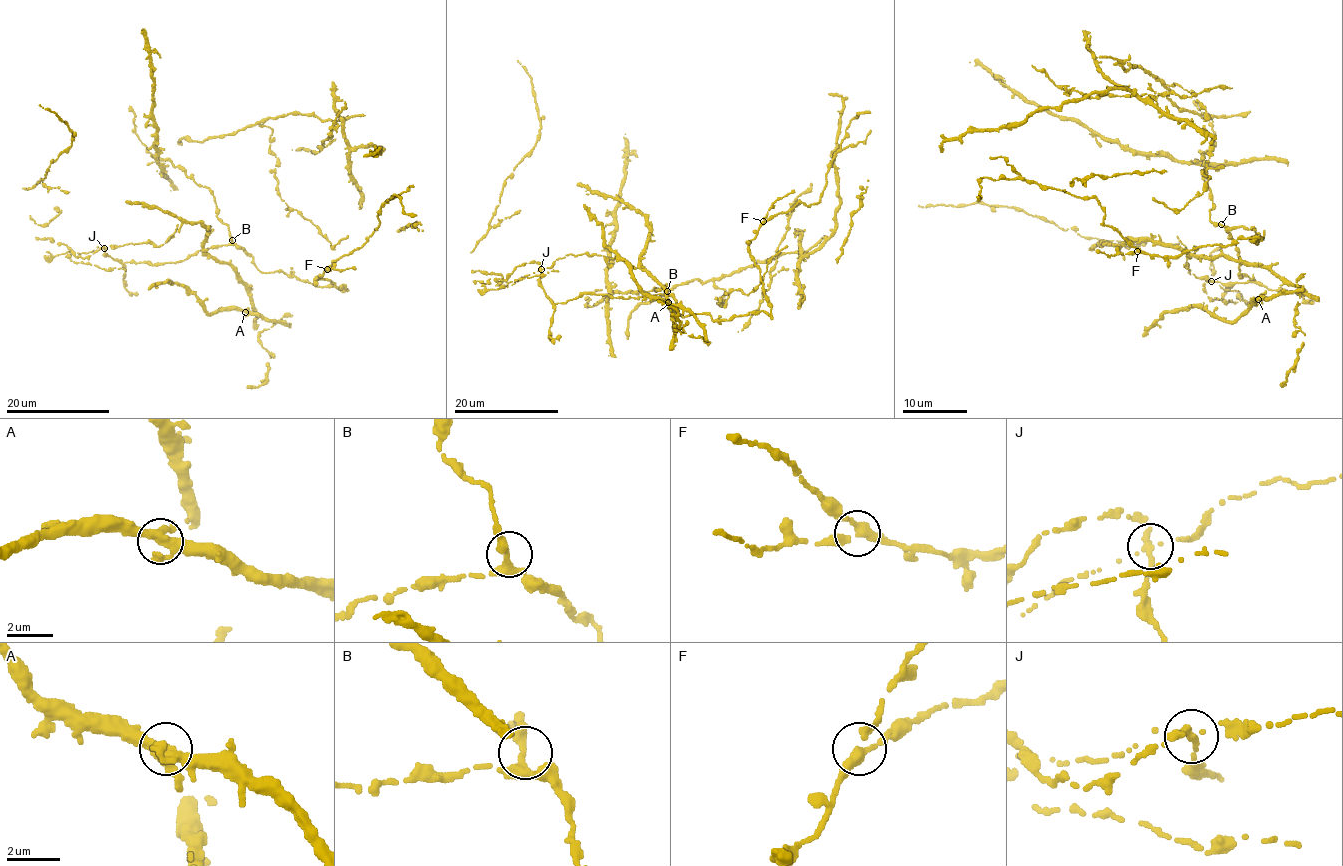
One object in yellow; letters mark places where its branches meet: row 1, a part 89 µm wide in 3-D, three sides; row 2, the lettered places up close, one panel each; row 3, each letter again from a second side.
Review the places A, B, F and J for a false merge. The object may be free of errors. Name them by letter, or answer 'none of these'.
J

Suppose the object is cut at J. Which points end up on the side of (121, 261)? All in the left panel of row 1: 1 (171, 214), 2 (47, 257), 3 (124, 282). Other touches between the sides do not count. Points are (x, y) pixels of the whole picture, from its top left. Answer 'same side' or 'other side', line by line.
1: same side
2: other side
3: same side

